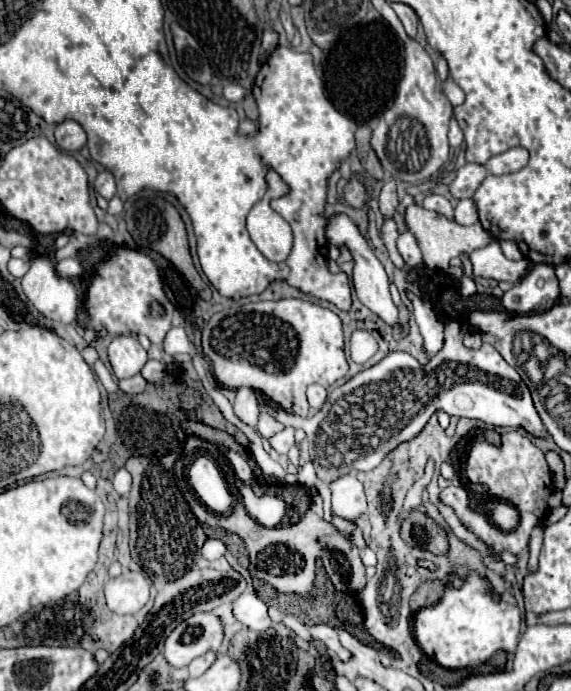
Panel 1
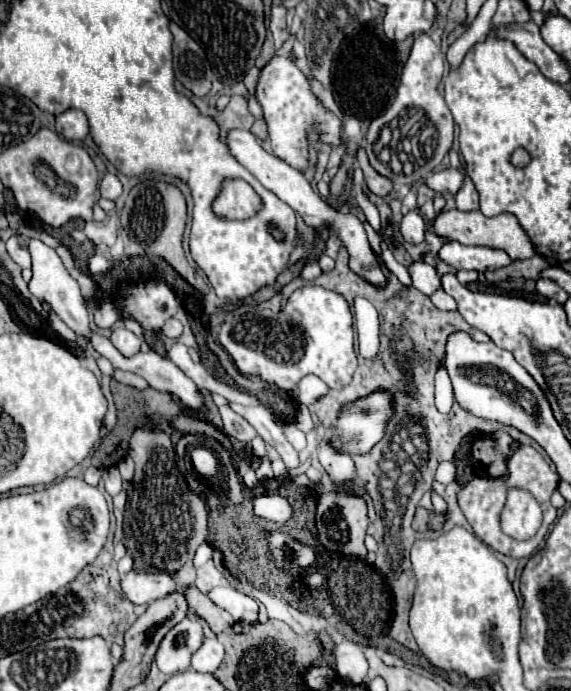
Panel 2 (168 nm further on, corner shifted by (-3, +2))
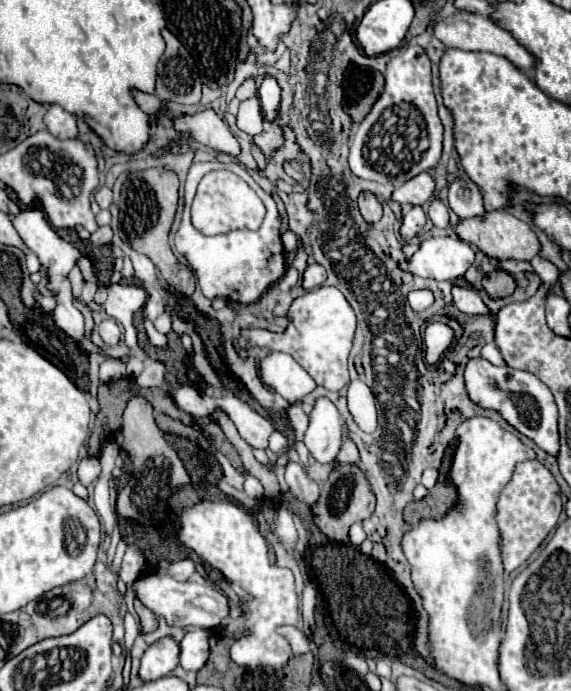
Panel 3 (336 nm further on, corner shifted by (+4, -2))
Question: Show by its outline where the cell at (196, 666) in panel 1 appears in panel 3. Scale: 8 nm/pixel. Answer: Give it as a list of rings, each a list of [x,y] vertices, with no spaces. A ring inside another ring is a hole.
[[[191,629],[181,641],[181,667],[185,671],[199,671],[209,659],[209,639],[203,629]]]

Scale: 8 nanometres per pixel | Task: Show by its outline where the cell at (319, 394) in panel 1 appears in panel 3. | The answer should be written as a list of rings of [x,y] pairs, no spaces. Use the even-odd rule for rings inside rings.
[[[271,353],[261,359],[261,379],[291,405],[301,403],[317,387],[313,377],[285,353]]]

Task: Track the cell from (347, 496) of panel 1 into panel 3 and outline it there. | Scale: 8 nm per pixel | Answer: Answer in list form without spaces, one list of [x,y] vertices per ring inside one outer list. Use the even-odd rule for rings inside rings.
[[[321,397],[317,399],[309,417],[309,427],[303,435],[303,443],[319,463],[333,463],[341,449],[341,417],[337,407]]]

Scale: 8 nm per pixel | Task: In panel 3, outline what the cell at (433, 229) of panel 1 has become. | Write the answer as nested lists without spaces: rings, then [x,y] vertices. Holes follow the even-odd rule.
[[[491,211],[487,215],[481,217],[471,217],[471,219],[459,219],[453,225],[453,233],[465,241],[465,243],[473,243],[475,247],[479,247],[485,255],[497,259],[497,261],[507,261],[507,259],[521,259],[521,261],[531,261],[533,255],[539,253],[539,241],[537,235],[531,231],[531,227],[527,223],[523,223],[521,219],[513,217],[507,211]]]

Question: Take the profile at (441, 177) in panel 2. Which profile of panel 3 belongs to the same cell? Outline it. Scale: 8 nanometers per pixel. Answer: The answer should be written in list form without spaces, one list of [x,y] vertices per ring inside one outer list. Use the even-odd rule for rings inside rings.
[[[419,173],[411,181],[405,181],[393,191],[393,199],[401,205],[423,205],[435,193],[435,177],[431,173]]]

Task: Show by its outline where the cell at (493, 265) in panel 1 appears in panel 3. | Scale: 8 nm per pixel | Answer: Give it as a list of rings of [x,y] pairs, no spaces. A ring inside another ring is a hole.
[[[431,237],[409,261],[401,263],[401,269],[437,281],[455,281],[465,275],[471,263],[475,263],[475,251],[467,243],[457,237]]]

